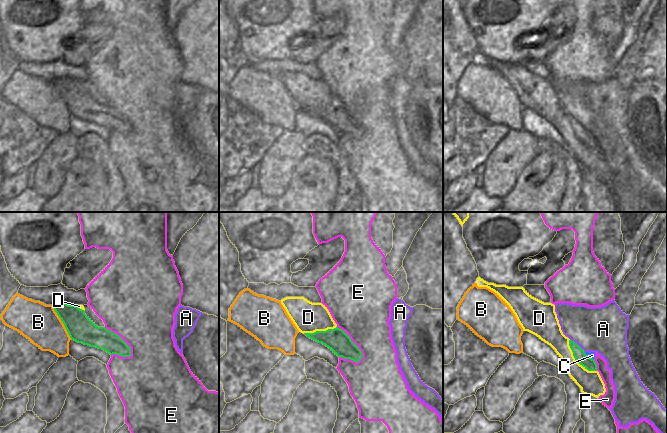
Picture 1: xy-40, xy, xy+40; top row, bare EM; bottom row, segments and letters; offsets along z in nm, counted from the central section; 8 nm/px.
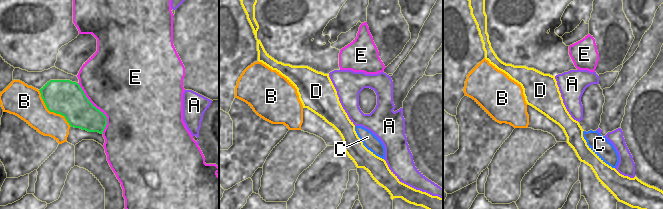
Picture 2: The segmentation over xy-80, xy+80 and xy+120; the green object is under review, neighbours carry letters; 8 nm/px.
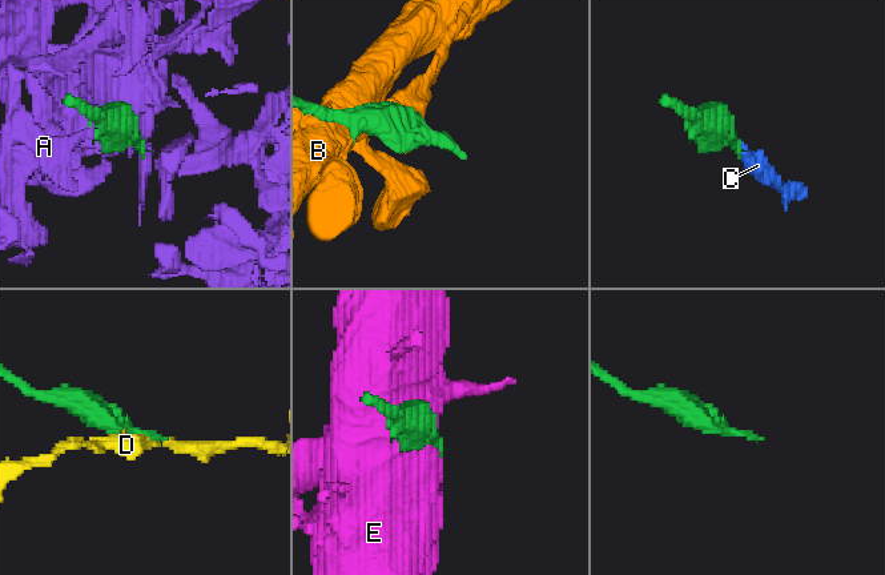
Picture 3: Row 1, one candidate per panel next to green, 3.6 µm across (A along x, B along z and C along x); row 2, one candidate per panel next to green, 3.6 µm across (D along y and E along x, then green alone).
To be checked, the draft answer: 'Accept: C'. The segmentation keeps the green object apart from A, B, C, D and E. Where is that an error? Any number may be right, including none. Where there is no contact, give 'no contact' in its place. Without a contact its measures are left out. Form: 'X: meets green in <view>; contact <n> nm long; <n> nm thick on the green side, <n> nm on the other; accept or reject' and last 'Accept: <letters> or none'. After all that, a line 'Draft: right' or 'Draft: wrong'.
A: meets green in xy+40; contact 160 nm long; 100 nm thick on the green side, 360 nm on the other; reject
B: meets green in xy-40; contact 320 nm long; 220 nm thick on the green side, 320 nm on the other; reject
C: meets green in xy+40; contact 110 nm long; 100 nm thick on the green side, 50 nm on the other; accept
D: meets green in xy+40; contact 340 nm long; 100 nm thick on the green side, 190 nm on the other; reject
E: meets green in xy; contact 340 nm long; 180 nm thick on the green side, 400 nm on the other; reject
Accept: C
Draft: right

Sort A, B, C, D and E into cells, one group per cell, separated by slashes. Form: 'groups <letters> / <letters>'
groups A / B / C / D / E

